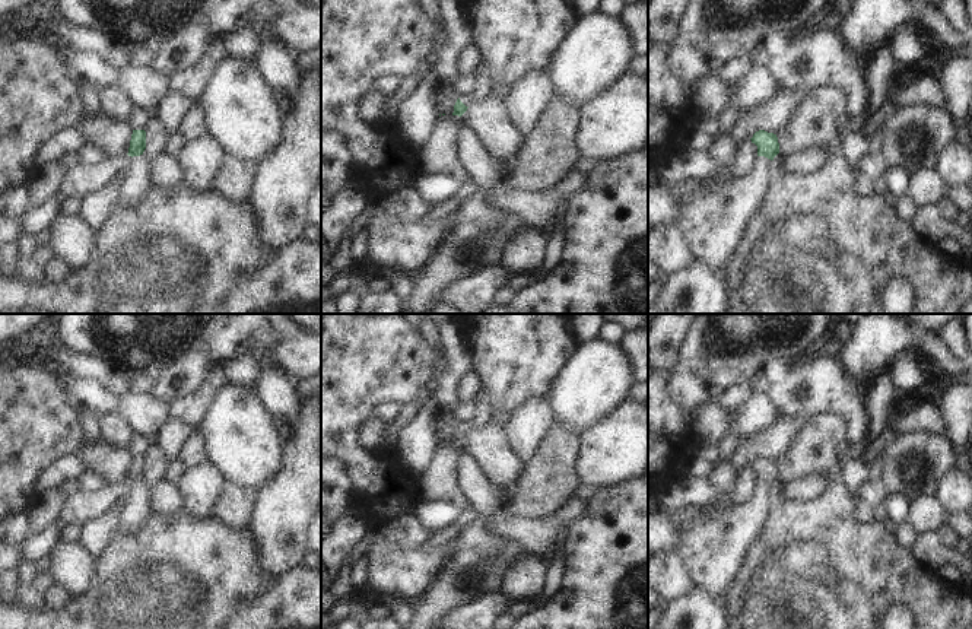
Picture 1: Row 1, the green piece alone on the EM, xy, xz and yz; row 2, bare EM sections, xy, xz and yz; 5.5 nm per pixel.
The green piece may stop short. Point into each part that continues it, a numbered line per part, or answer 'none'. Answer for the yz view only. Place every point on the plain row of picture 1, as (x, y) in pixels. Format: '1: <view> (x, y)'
1: yz (712, 549)

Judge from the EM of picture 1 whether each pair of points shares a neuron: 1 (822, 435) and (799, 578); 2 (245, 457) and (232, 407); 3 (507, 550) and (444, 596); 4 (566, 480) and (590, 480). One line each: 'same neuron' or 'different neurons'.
1: same neuron
2: same neuron
3: same neuron
4: different neurons

